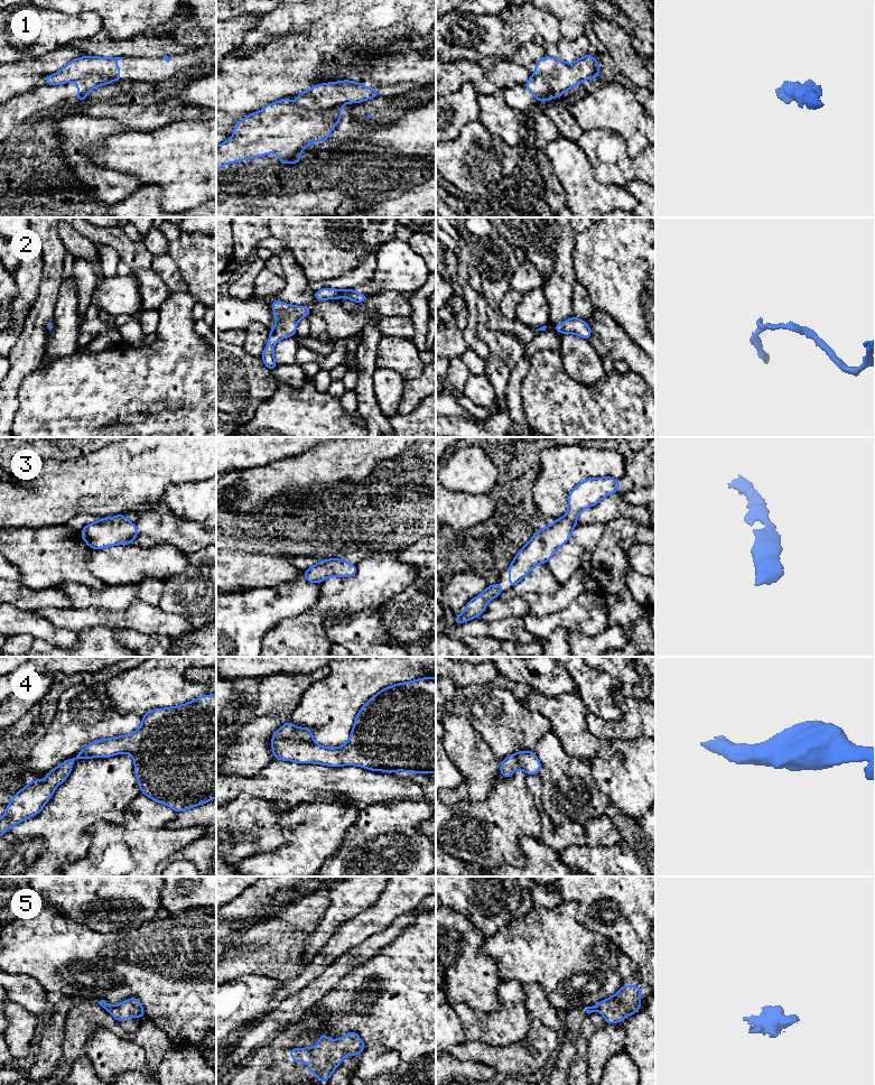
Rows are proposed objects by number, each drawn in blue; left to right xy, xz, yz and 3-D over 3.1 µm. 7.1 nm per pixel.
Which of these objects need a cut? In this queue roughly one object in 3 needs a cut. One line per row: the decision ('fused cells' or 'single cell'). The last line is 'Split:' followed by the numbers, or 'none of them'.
1: fused cells
2: single cell
3: single cell
4: single cell
5: single cell
Split: 1

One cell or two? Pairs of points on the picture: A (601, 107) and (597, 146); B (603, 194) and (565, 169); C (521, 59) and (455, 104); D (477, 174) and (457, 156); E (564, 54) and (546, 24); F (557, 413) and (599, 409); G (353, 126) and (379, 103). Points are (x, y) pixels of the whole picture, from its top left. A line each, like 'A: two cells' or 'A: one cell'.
A: two cells
B: one cell
C: two cells
D: one cell
E: two cells
F: one cell
G: one cell

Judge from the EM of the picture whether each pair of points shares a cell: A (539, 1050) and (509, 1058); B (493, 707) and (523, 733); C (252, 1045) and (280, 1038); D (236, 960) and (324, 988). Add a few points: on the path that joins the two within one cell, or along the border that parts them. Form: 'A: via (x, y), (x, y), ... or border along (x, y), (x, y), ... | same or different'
A: via (531, 1054), (523, 1058), (517, 1058) | same
B: via (501, 715), (515, 729) | same
C: border along (272, 1038), (252, 1054) | different
D: border along (328, 966), (305, 986), (286, 998) | different

